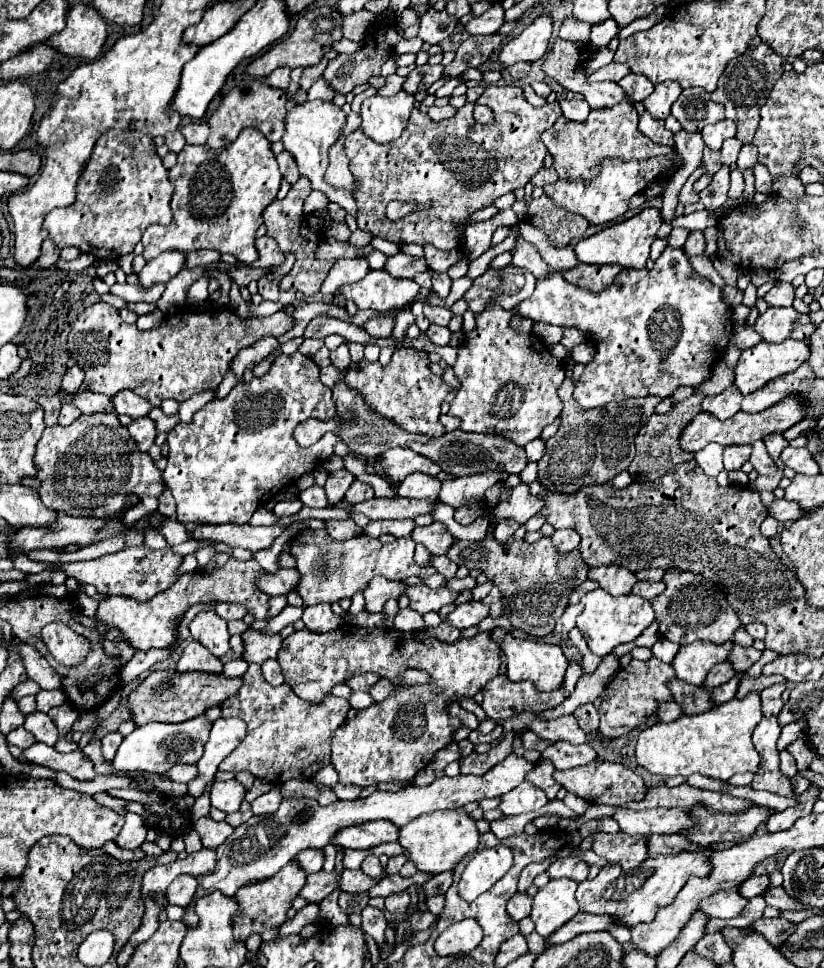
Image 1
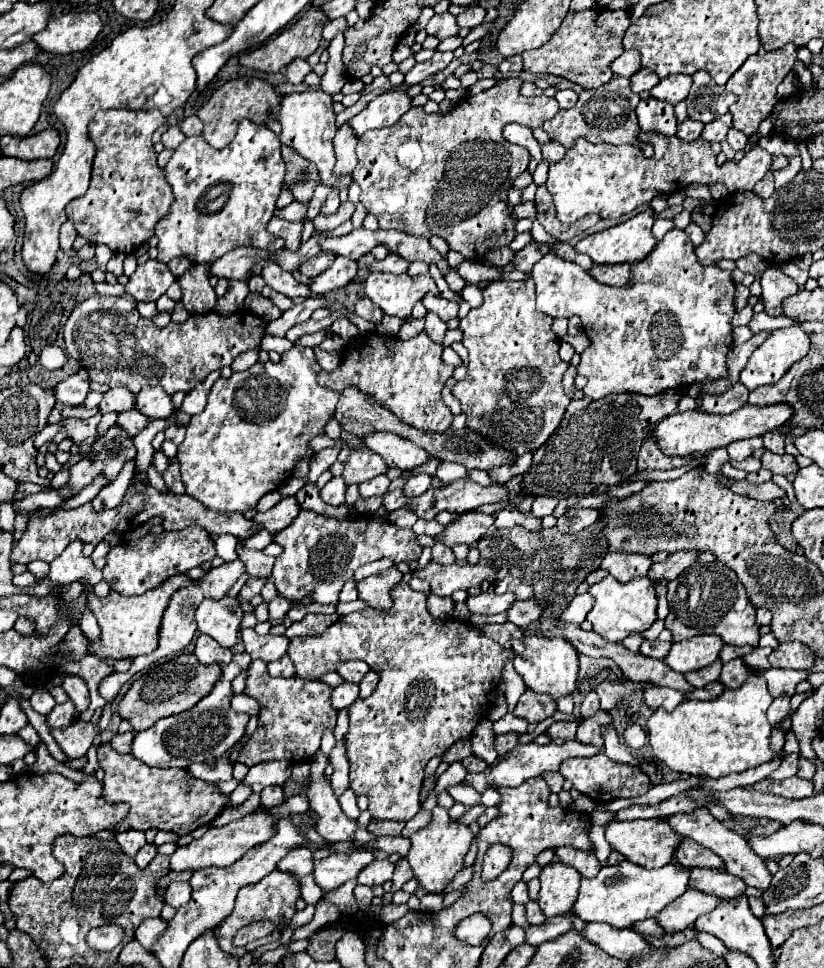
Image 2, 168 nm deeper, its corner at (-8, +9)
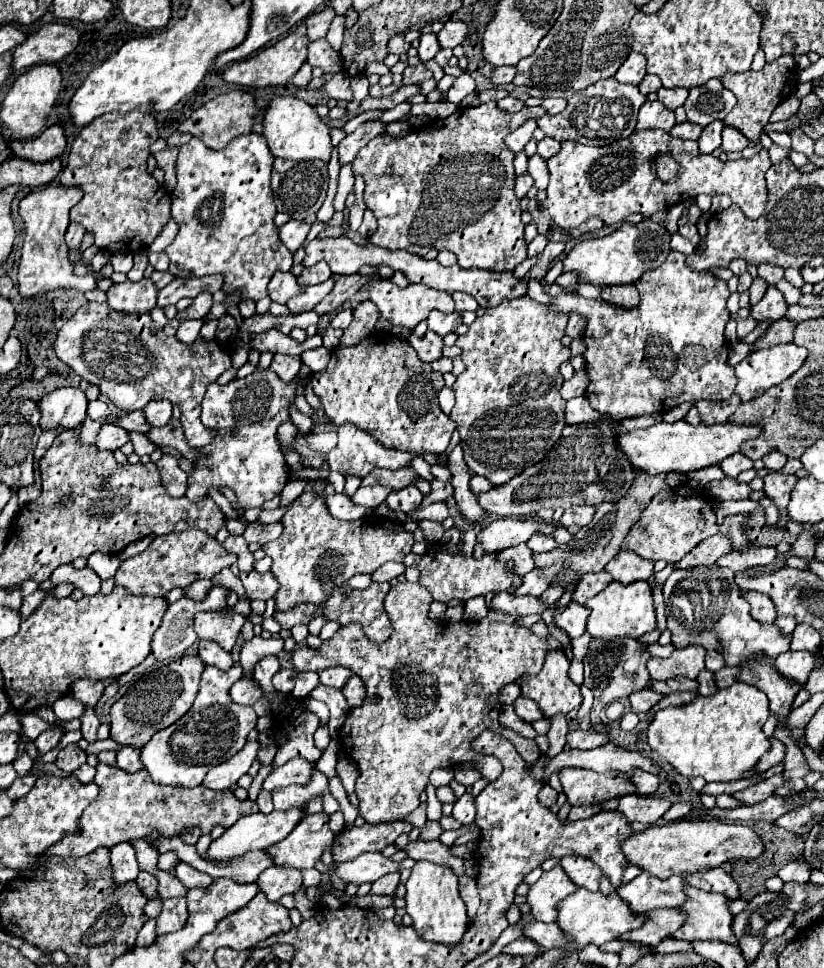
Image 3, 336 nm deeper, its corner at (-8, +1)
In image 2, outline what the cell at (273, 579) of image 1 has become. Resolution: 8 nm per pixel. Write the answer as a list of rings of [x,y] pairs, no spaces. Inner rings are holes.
[[[242,541],[238,543],[238,555],[240,559],[246,563],[246,571],[250,577],[258,577],[258,579],[268,579],[272,575],[272,567],[274,567],[274,559],[264,555],[262,551],[250,551],[250,549],[242,549]]]

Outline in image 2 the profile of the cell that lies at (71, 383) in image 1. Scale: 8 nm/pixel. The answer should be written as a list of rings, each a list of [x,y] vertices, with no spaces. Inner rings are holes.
[[[68,375],[62,383],[58,383],[54,387],[56,393],[56,401],[58,403],[66,403],[66,405],[82,405],[86,395],[90,391],[90,385],[86,379],[82,379],[80,375]]]

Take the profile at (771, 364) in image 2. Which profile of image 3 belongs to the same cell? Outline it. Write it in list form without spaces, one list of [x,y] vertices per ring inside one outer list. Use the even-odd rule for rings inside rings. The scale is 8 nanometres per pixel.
[[[794,343],[754,351],[736,365],[738,385],[734,393],[740,397],[740,401],[760,397],[766,389],[782,383],[792,373],[796,373],[804,361],[806,349]]]

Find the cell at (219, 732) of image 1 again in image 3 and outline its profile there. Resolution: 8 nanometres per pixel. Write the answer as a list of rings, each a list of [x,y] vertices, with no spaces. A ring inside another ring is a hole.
[[[252,673],[250,675],[242,675],[230,689],[230,697],[232,701],[240,703],[240,705],[254,705],[260,697],[262,697],[262,689],[256,685]]]

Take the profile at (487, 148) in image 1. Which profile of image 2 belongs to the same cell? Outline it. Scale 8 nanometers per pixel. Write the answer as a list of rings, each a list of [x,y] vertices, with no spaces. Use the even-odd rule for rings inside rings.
[[[518,77],[500,79],[484,93],[462,97],[452,113],[424,113],[422,107],[412,107],[396,125],[372,129],[360,137],[356,147],[358,165],[352,179],[362,187],[360,203],[368,213],[376,215],[380,229],[398,229],[426,239],[440,235],[450,249],[462,253],[466,259],[482,259],[488,249],[510,245],[514,239],[514,221],[508,217],[506,195],[512,181],[528,169],[530,151],[508,143],[502,131],[508,123],[538,129],[560,109],[554,97],[522,97],[520,87],[522,79]]]

